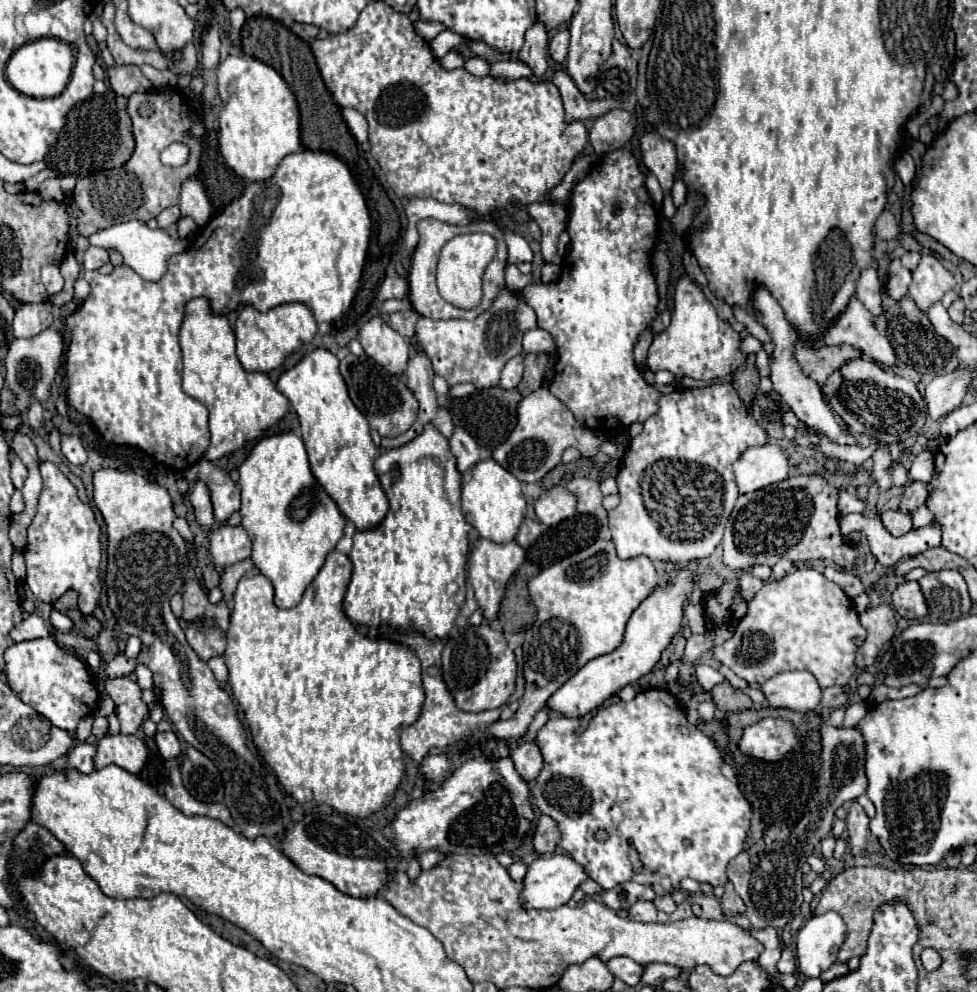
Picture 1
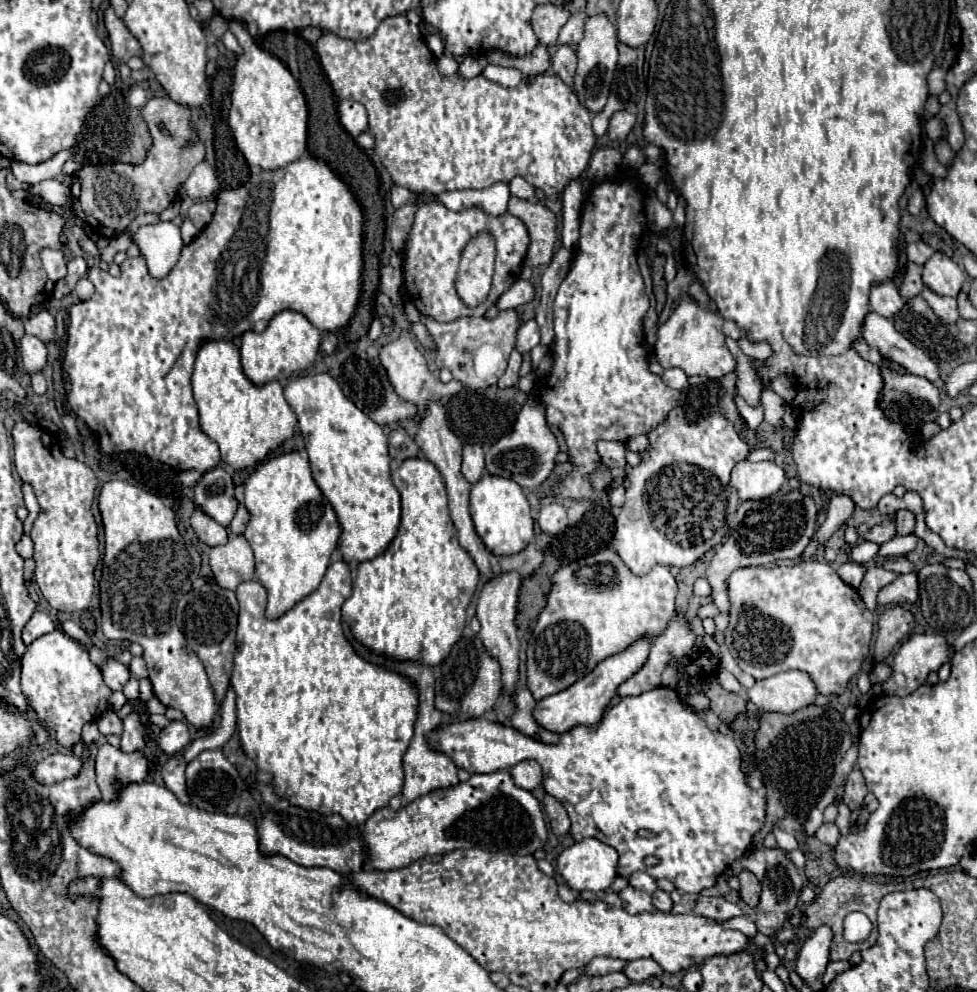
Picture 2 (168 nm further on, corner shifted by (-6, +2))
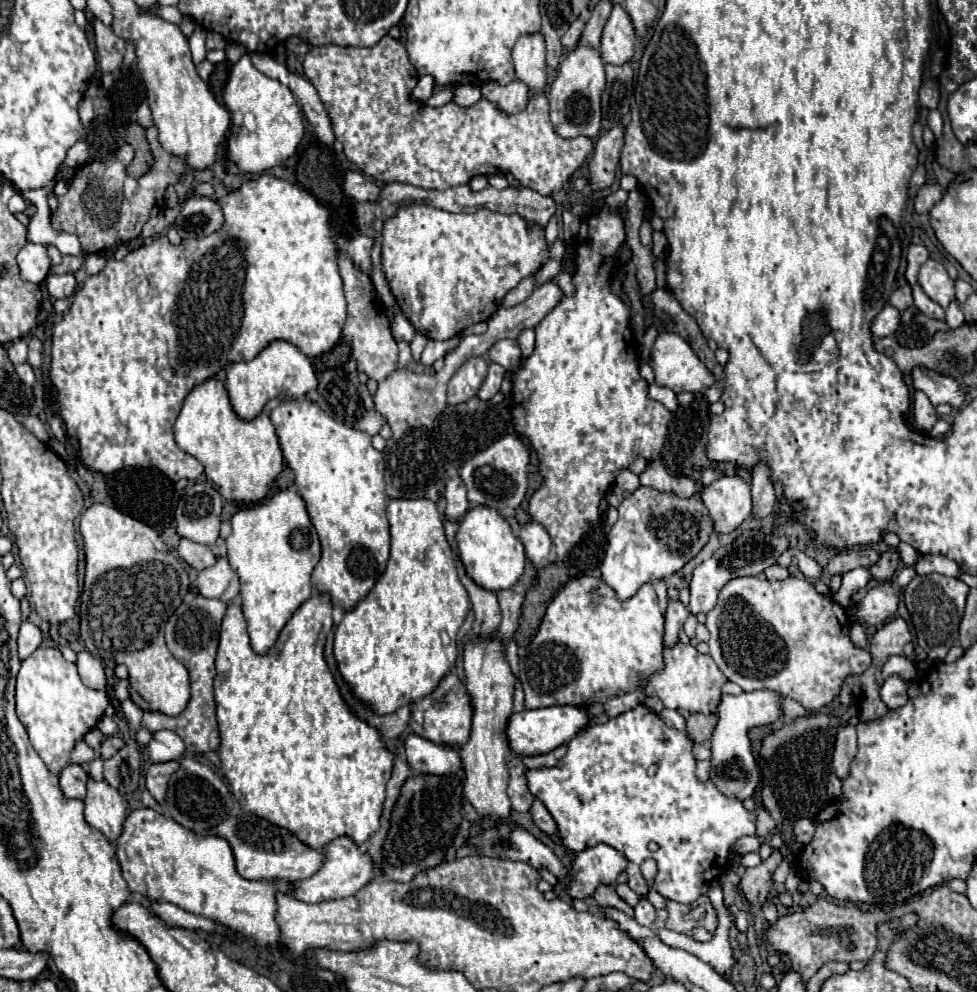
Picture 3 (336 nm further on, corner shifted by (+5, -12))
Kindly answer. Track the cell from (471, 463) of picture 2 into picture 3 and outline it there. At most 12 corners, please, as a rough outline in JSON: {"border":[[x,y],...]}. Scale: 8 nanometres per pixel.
{"border":[[460,476],[448,480],[446,520],[460,522],[470,502]]}

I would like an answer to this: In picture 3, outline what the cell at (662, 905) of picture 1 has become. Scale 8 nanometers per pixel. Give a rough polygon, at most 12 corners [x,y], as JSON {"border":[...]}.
{"border":[[642,896],[634,918],[642,926],[652,926],[656,908]]}

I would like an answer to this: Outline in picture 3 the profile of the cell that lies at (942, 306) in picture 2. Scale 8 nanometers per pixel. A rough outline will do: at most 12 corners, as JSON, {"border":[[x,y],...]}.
{"border":[[920,284],[912,286],[914,306],[922,314],[944,318],[944,308],[926,296]]}

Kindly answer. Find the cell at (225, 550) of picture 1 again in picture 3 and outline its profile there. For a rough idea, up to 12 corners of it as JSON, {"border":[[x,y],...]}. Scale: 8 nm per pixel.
{"border":[[226,558],[196,578],[204,598],[232,602],[240,582]]}

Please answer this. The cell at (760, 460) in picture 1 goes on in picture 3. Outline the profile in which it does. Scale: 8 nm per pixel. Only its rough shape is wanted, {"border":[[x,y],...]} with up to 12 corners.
{"border":[[722,476],[702,492],[714,530],[728,534],[752,512],[750,486]]}

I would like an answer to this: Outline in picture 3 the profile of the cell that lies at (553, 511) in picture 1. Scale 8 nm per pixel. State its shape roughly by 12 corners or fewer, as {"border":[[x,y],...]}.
{"border":[[528,522],[518,534],[526,558],[540,564],[552,550],[548,532]]}

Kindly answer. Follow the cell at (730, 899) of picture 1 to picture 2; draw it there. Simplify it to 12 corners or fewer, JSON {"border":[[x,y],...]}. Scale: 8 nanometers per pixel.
{"border":[[737,874],[741,900],[759,904],[759,882],[753,874]]}

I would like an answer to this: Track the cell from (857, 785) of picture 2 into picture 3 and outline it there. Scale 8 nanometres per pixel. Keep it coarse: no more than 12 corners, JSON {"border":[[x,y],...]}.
{"border":[[844,726],[836,736],[834,770],[848,776],[856,754],[856,726]]}

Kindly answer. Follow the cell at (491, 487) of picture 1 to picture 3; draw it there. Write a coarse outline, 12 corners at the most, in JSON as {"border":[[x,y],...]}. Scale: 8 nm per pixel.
{"border":[[470,508],[458,558],[482,588],[512,588],[524,546],[494,508]]}

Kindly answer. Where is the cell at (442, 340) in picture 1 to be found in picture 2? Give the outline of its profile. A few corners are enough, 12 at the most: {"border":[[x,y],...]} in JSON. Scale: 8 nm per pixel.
{"border":[[515,310],[421,318],[435,364],[467,388],[497,384],[523,324]]}

